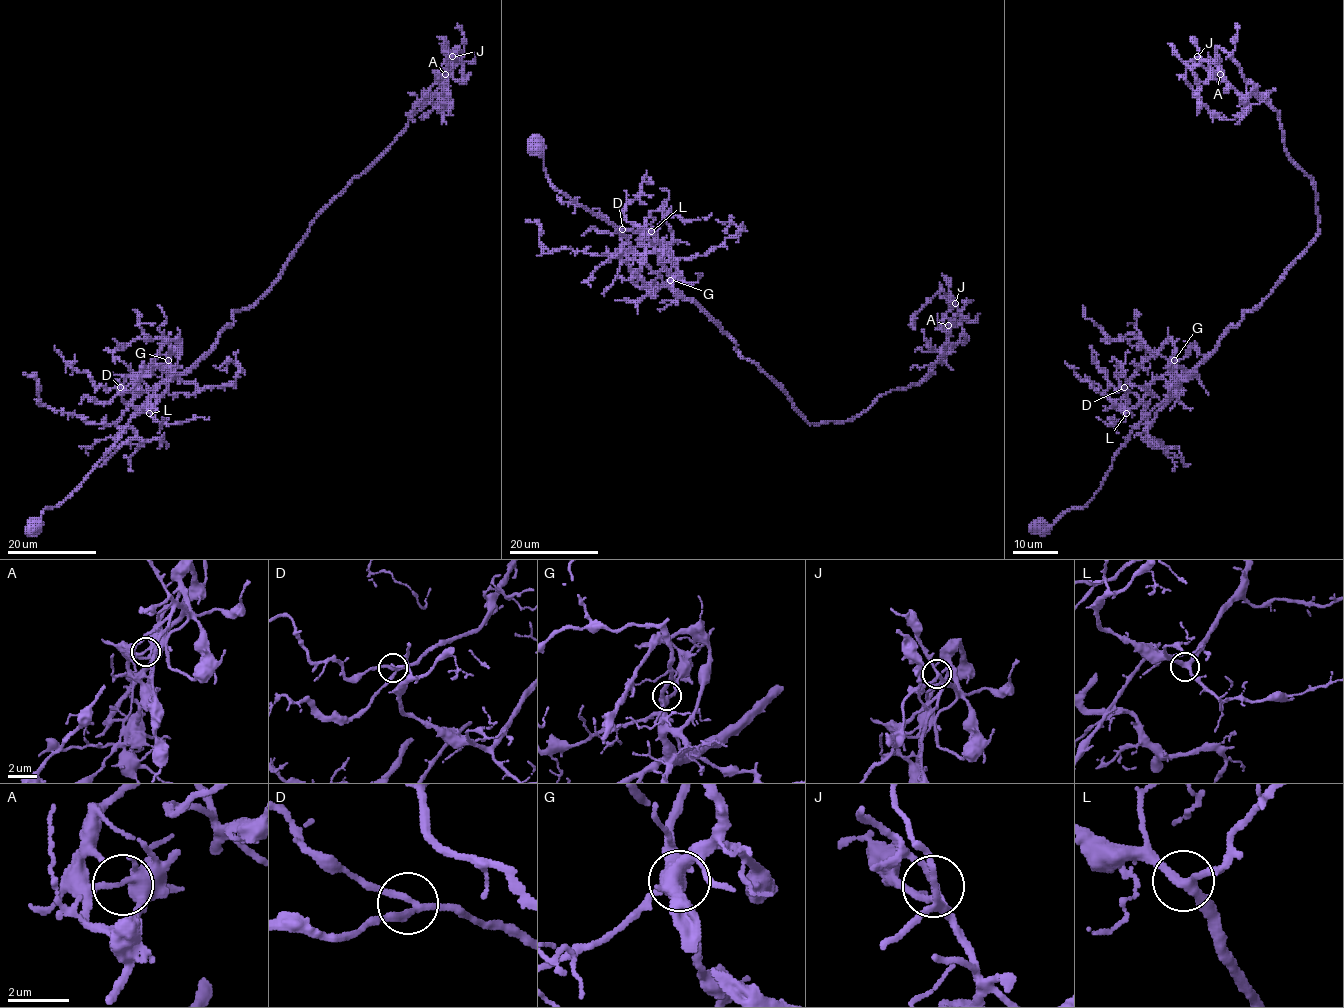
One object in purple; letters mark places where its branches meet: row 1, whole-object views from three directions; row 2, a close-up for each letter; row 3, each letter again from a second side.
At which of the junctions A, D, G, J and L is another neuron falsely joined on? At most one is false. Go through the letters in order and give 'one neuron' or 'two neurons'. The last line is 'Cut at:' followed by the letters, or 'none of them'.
A: two neurons
D: one neuron
G: one neuron
J: one neuron
L: one neuron
Cut at: A

